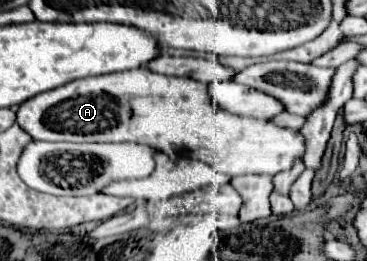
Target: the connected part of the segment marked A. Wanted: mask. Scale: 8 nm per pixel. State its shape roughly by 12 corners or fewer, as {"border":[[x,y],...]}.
{"border":[[143,67],[19,105],[41,141],[177,145],[229,177],[275,175],[299,131],[213,109]]}

